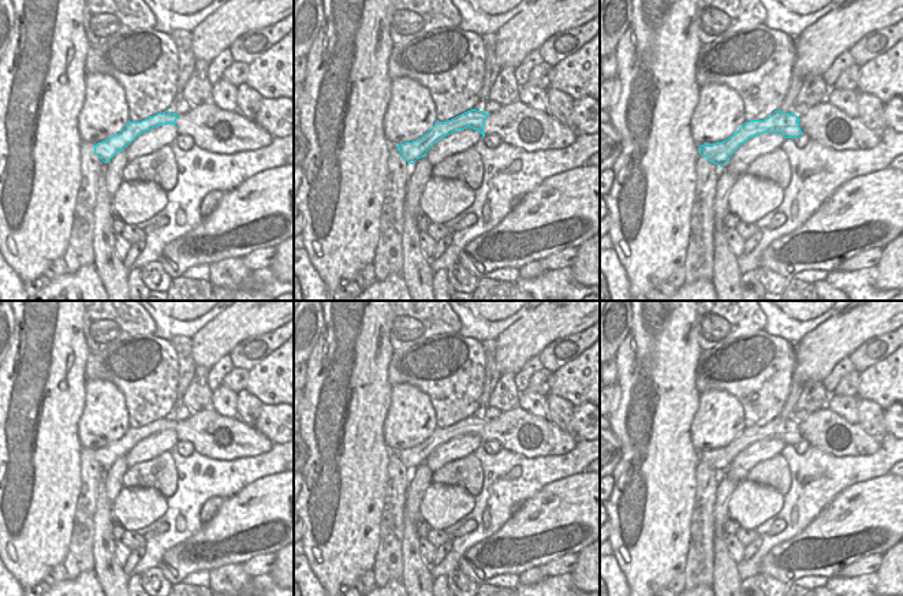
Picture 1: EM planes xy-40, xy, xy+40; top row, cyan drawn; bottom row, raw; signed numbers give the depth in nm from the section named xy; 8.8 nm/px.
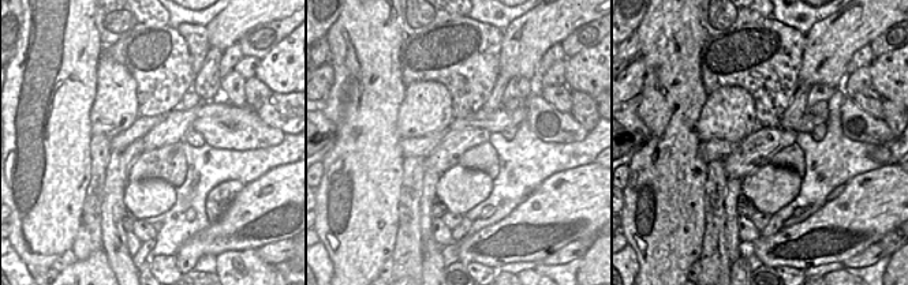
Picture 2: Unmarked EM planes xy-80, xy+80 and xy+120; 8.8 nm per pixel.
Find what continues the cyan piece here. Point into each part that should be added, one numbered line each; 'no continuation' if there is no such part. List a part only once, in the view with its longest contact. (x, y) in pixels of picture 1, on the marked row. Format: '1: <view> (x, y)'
1: xy (517, 125)

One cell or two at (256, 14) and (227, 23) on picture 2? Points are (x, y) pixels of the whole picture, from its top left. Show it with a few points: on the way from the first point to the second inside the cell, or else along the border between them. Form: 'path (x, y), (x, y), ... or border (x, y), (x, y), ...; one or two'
path (249, 14), (242, 14), (234, 21); one

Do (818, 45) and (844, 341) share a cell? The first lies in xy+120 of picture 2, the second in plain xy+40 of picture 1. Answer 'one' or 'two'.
one

